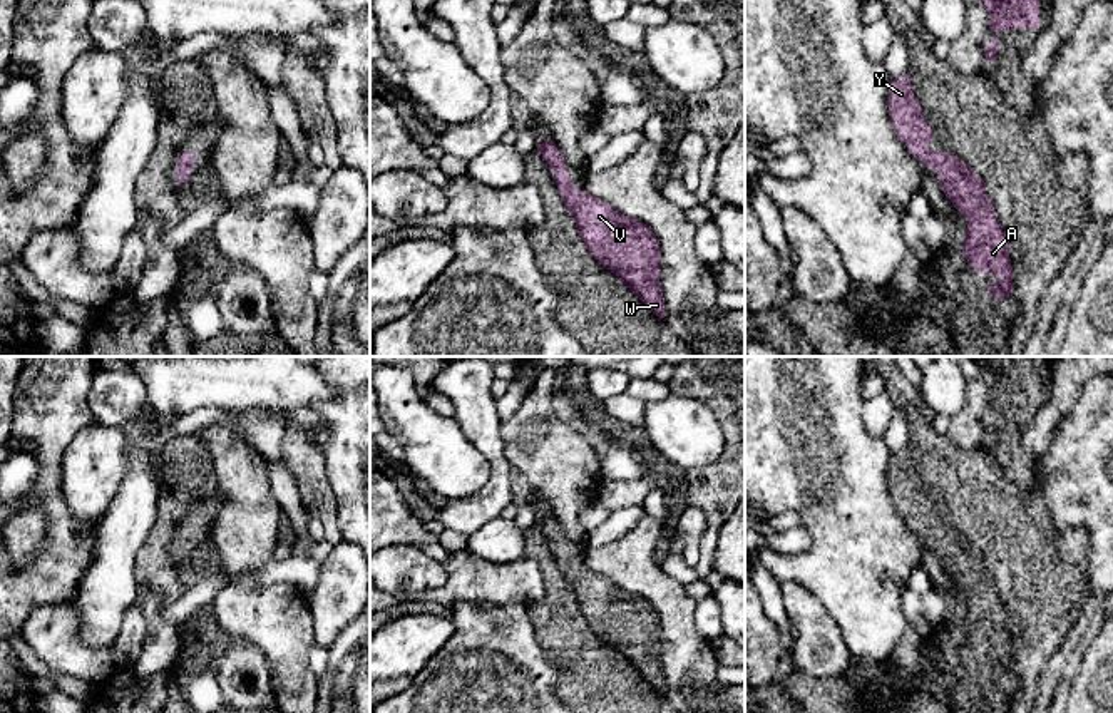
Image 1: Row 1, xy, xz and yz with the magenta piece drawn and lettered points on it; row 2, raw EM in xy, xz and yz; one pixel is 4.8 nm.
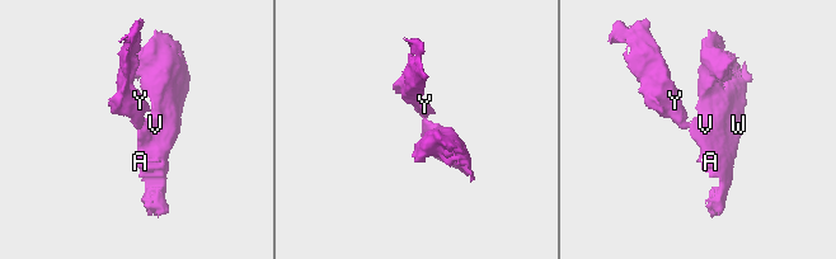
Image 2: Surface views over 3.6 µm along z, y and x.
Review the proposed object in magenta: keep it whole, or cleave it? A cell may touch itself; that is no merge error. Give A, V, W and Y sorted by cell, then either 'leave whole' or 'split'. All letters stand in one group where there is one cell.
A V W Y | leave whole

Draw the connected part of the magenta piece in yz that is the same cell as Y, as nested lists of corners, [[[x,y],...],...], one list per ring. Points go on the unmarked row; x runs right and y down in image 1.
[[[909,449],[894,454],[889,459],[889,492],[894,499],[895,509],[909,527],[922,536],[929,544],[934,544],[946,572],[966,592],[966,616],[962,619],[962,631],[971,636],[971,643],[984,649],[1001,649],[1001,656],[989,658],[991,673],[1013,671],[1013,639],[1009,634],[1009,618],[996,592],[994,581],[986,567],[984,556],[964,536],[952,527],[939,527],[929,524],[932,516],[932,504],[927,499],[921,479],[912,467]]]

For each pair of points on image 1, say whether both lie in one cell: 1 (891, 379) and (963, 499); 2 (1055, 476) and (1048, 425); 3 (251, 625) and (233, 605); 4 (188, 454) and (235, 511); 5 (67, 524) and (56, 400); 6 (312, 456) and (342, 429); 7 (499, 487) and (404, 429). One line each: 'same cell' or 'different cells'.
1: different cells
2: different cells
3: same cell
4: different cells
5: same cell
6: different cells
7: different cells

